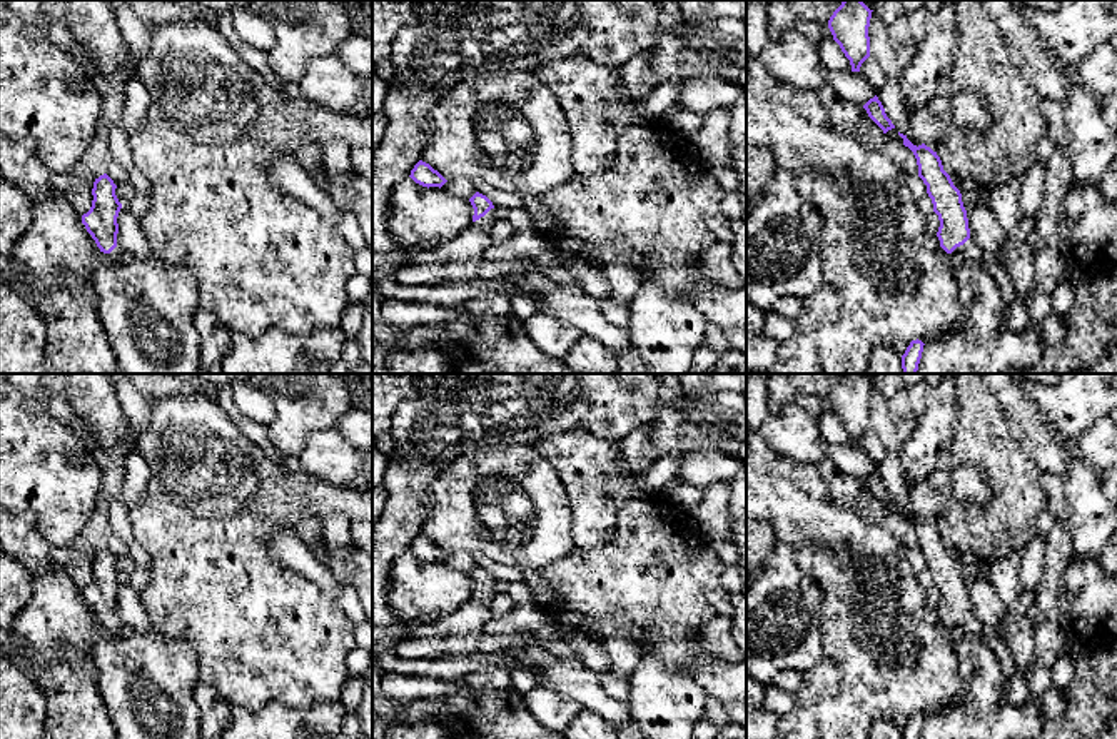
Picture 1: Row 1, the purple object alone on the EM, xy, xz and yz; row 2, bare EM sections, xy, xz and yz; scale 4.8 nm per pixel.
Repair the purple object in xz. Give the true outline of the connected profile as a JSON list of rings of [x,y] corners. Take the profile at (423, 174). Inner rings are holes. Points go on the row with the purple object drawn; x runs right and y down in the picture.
[[[419,160],[409,175],[416,183],[422,187],[442,187],[447,180],[434,170],[429,163]]]

